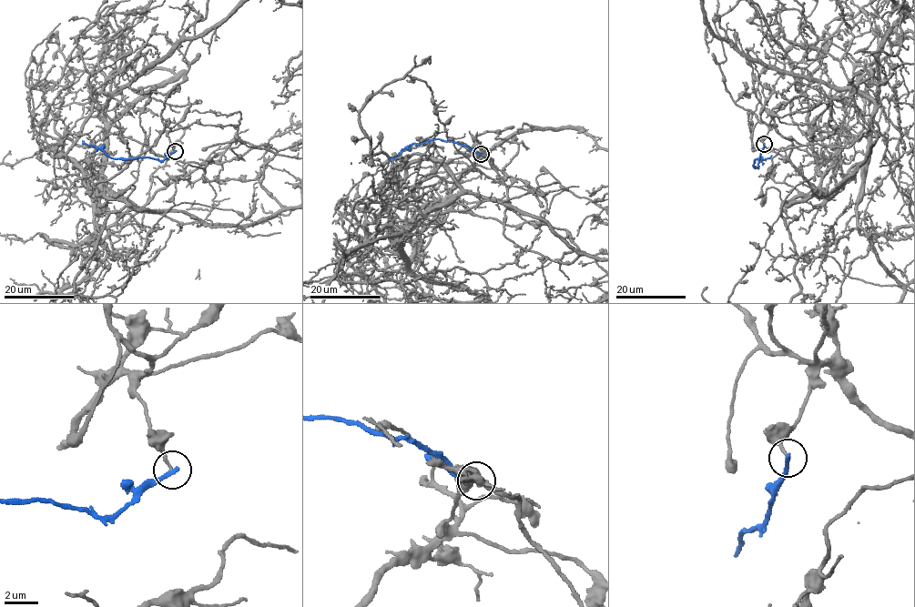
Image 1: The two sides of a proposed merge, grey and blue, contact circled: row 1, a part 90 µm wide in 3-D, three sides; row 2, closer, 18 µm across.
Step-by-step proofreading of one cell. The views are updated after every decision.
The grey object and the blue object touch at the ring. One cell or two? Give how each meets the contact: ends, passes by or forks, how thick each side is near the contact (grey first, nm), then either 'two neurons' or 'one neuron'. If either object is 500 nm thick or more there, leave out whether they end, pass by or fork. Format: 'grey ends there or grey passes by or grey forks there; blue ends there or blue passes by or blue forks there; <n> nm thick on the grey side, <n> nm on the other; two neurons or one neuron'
grey ends there; blue ends there; 180 nm thick on the grey side, 280 nm on the other; two neurons

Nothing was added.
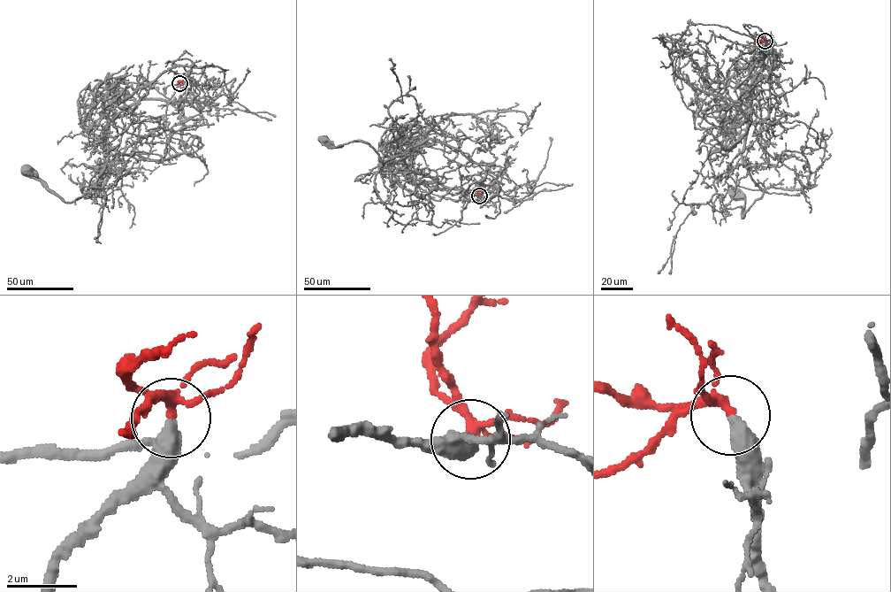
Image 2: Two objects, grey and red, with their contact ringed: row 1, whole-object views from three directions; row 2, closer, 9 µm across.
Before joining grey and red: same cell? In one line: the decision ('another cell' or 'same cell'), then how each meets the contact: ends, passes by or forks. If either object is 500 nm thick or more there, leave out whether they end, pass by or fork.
same cell; grey ends there; red forks there

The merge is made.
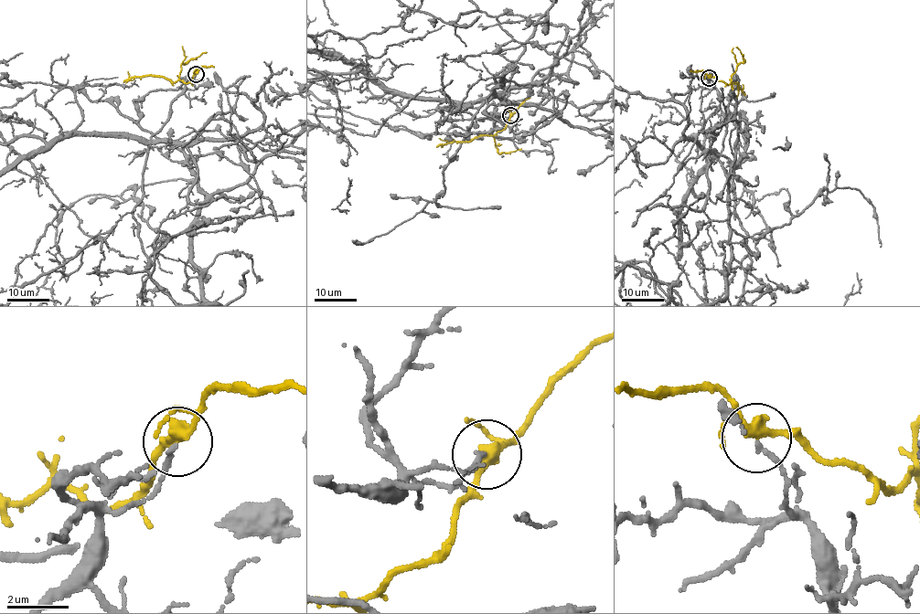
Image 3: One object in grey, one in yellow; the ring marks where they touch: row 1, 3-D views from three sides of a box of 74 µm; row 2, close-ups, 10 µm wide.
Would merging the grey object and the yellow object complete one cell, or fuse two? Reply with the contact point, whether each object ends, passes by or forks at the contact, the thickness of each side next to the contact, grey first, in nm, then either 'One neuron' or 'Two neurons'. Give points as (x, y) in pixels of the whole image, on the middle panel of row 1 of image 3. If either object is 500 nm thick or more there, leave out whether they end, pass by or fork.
Place: (510, 115). At the ring grey ends. At the ring yellow passes by. Thickness 160 nm (grey) against 340 nm. Two neurons

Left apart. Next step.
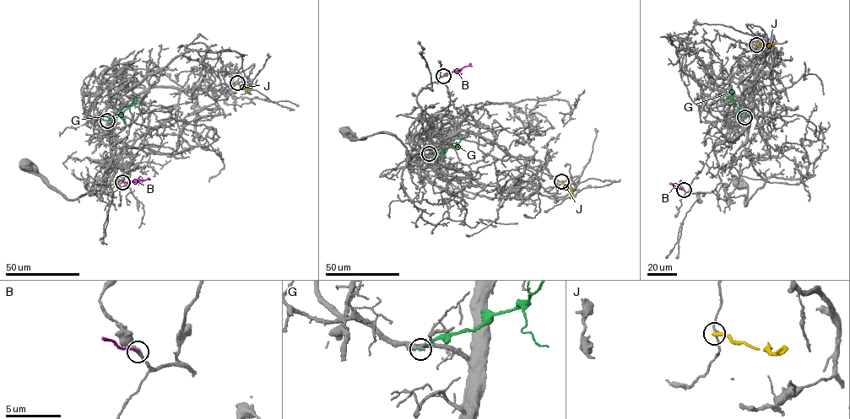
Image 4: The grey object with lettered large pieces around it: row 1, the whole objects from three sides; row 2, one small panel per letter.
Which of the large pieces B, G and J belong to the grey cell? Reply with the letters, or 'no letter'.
B

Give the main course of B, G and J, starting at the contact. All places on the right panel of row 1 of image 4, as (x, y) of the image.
B: (684, 190), (673, 184)
G: (744, 118), (744, 110), (738, 108), (728, 89)
J: (756, 44), (765, 47), (775, 44)

